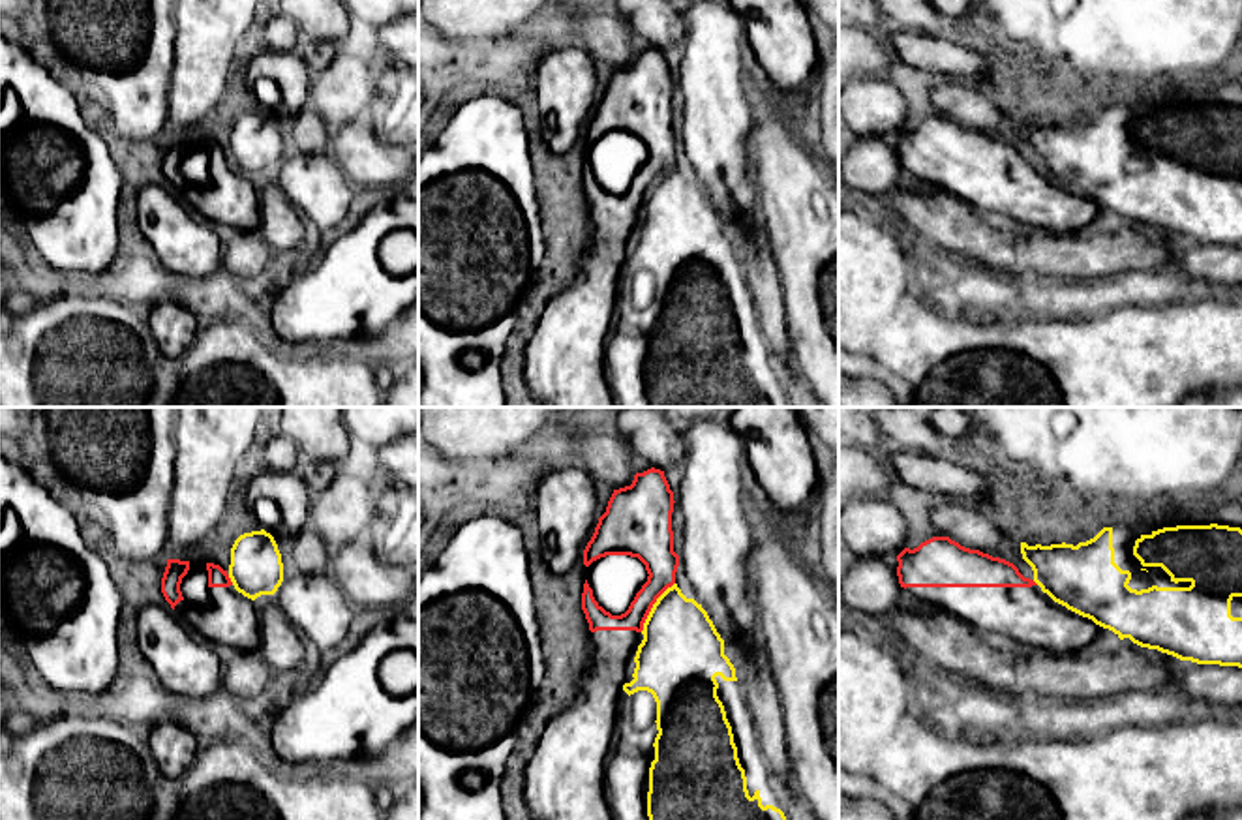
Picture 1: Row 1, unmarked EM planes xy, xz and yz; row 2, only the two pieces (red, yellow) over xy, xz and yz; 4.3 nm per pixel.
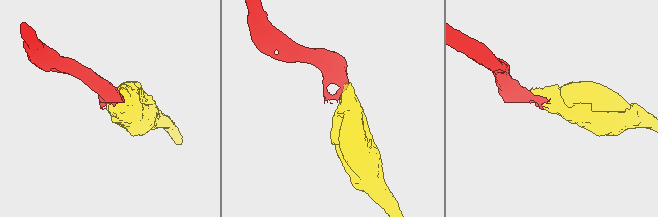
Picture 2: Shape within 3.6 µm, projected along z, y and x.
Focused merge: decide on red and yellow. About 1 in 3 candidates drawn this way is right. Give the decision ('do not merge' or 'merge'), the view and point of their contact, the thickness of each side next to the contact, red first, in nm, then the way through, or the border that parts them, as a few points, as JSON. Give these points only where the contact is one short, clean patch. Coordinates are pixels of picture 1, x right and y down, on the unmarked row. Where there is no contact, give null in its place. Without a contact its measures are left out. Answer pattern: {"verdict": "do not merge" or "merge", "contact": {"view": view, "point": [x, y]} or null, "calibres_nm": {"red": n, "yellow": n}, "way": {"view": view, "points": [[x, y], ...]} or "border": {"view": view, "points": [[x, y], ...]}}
{"verdict": "do not merge", "contact": {"view": "xz", "point": [651, 186]}, "calibres_nm": {"red": 160, "yellow": 360}, "border": {"view": "xz", "points": [[674, 162], [657, 179], [640, 211]]}}

